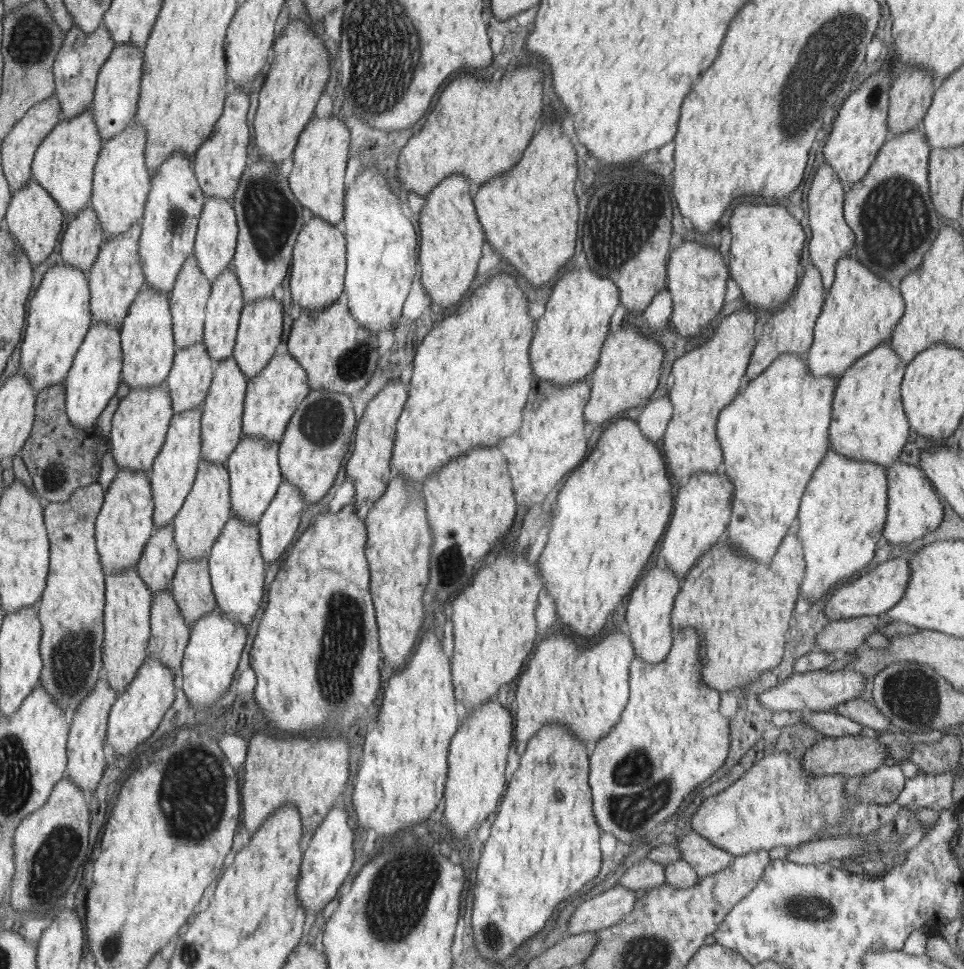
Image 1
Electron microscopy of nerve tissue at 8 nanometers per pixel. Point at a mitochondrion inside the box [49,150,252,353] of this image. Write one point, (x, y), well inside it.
(176, 220)

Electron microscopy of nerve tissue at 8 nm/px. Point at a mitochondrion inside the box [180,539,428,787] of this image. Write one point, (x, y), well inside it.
(343, 642)

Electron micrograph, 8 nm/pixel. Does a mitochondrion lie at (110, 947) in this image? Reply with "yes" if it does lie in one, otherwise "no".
yes

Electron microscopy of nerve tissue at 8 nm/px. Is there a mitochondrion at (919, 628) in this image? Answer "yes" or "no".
no

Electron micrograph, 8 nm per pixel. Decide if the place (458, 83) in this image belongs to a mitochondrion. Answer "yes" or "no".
no

